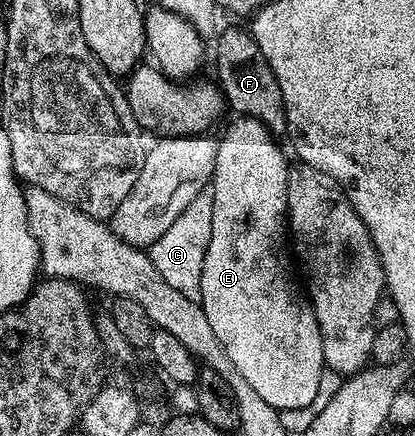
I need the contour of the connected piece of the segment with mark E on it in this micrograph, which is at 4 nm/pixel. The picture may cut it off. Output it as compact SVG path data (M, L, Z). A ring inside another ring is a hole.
M240 116L234 117L232 120L234 122L226 128L225 136L223 138L220 137L217 145L217 159L215 160L213 181L211 183L211 197L213 199L213 207L211 208L211 244L207 244L207 256L203 260L203 280L201 281L199 301L203 312L207 312L207 320L211 320L211 328L214 330L215 336L219 338L219 344L227 352L231 364L235 364L239 376L243 376L243 380L247 380L247 384L251 384L251 388L255 388L255 392L259 392L259 396L263 396L263 400L267 400L267 404L271 404L271 408L275 408L279 412L305 409L315 400L315 394L319 390L319 380L327 370L327 367L323 356L323 336L319 332L319 324L315 320L313 306L303 293L298 279L297 282L293 279L295 266L291 261L290 251L287 249L287 215L289 212L287 176L289 175L291 162L290 159L285 159L284 152L281 151L280 146L277 144L278 139L261 122L255 121L253 118Z

